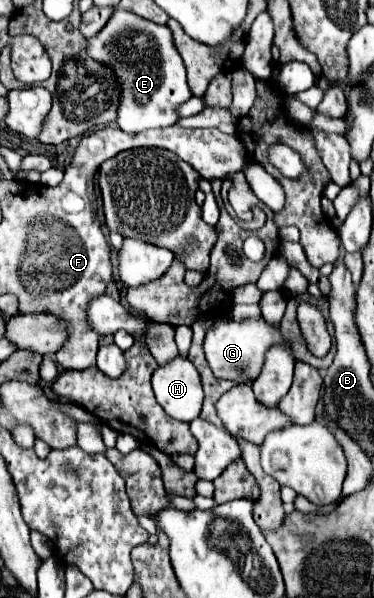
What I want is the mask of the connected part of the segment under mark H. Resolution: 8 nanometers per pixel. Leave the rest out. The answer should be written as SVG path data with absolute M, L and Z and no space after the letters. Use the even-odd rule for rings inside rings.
M176 356L172 362L168 362L166 366L160 366L154 376L152 376L152 388L156 394L156 400L160 402L160 406L176 420L182 422L192 422L196 416L200 416L202 410L204 391L200 384L200 374L198 370L184 358Z

